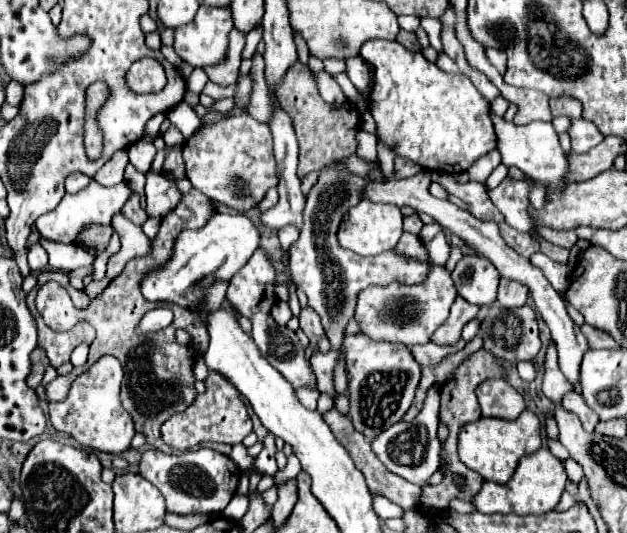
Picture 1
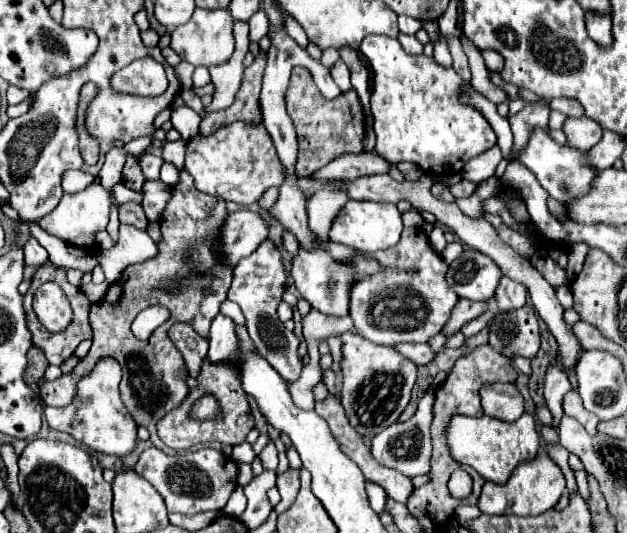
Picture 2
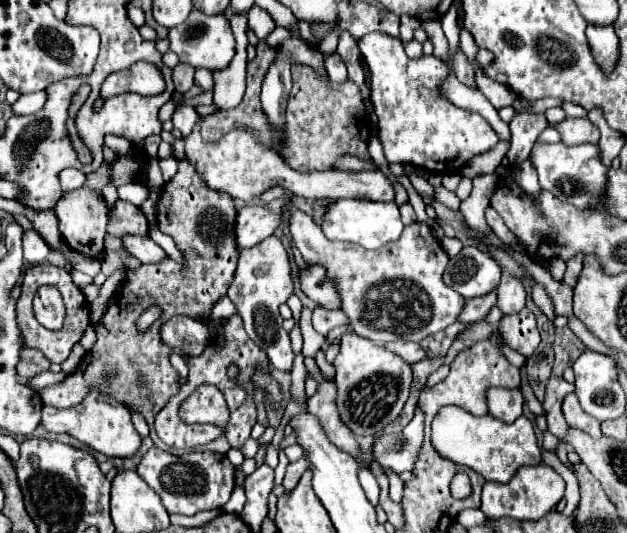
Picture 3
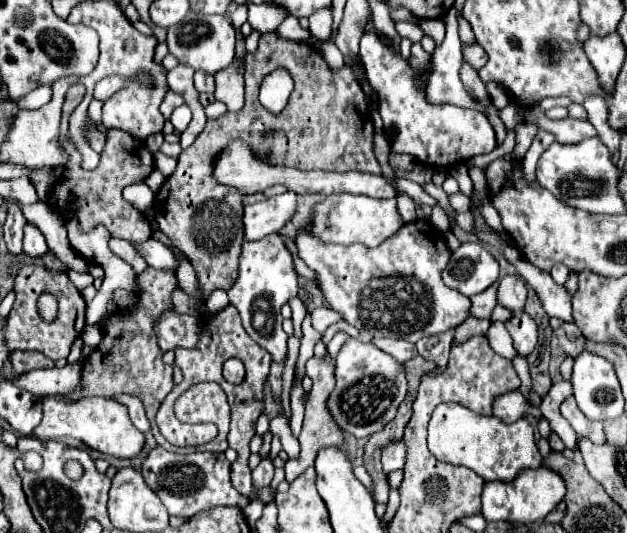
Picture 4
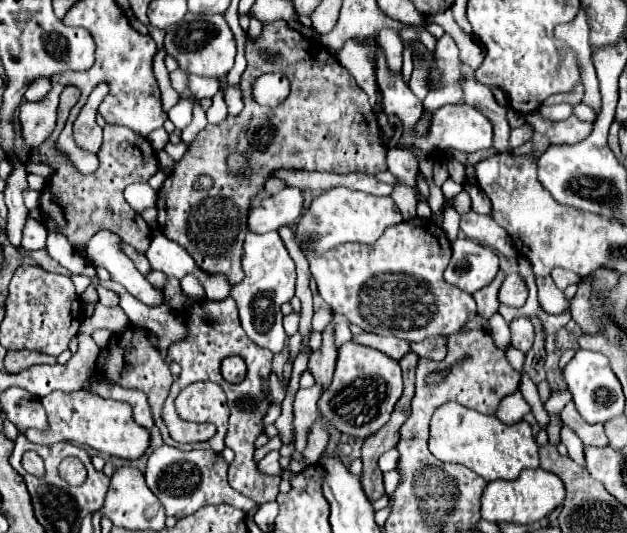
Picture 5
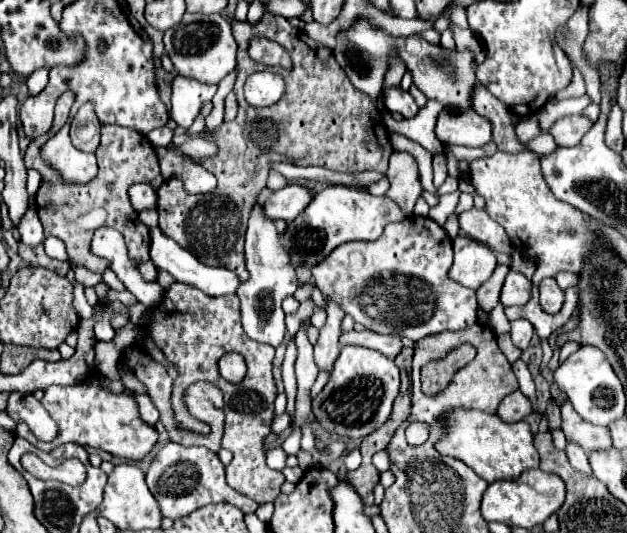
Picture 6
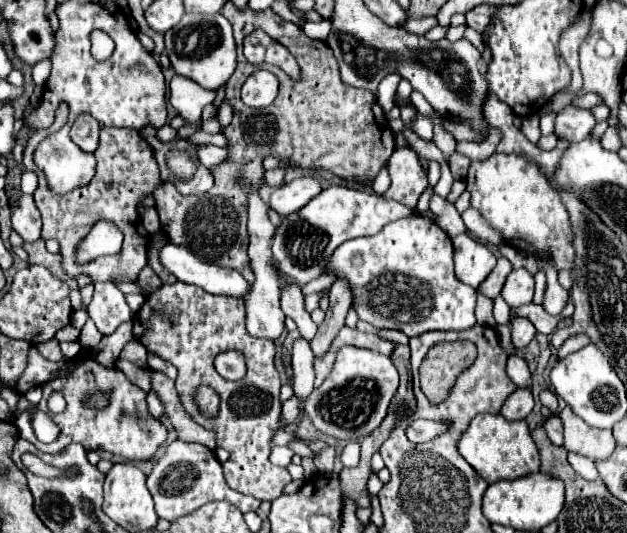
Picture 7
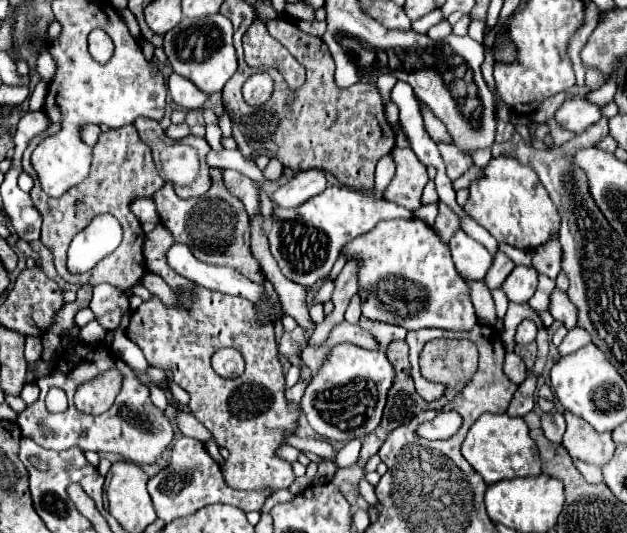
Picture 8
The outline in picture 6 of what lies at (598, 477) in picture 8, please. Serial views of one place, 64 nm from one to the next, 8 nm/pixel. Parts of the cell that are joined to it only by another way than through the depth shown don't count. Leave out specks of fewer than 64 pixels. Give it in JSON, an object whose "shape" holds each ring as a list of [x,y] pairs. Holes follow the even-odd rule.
{"shape":[[[568,444],[568,446],[566,446],[566,454],[568,454],[568,460],[570,460],[572,468],[576,468],[578,472],[584,472],[584,474],[588,474],[588,476],[592,474],[590,464],[588,464],[588,456],[584,454],[584,450],[582,450],[580,446]]]}

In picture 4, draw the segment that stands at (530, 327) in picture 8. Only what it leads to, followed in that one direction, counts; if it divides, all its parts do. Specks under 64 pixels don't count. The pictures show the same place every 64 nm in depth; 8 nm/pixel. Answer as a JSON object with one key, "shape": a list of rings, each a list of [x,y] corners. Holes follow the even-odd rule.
{"shape":[[[518,312],[506,322],[506,328],[508,328],[510,336],[514,338],[516,352],[522,356],[528,356],[534,350],[536,340],[538,340],[536,322],[526,312]]]}

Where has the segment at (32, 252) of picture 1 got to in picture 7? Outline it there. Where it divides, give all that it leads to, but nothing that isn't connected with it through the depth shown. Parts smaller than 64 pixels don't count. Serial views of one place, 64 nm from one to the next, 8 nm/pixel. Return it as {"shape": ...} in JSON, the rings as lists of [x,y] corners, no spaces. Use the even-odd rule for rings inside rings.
{"shape":[[[18,194],[16,208],[10,208],[10,214],[12,214],[12,228],[24,238],[24,242],[36,242],[40,238],[42,222],[32,196]]]}

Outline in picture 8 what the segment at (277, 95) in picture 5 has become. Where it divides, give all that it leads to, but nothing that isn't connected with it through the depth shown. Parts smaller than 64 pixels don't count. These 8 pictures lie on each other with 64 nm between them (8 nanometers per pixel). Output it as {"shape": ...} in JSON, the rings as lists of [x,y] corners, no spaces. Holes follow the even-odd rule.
{"shape":[[[254,74],[242,88],[244,100],[248,104],[264,104],[272,94],[272,78],[268,74]]]}

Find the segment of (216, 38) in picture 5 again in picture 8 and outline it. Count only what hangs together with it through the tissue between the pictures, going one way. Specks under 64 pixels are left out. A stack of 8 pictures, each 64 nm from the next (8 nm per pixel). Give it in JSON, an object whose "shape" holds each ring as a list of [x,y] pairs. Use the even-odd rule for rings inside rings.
{"shape":[[[222,14],[204,18],[182,18],[176,28],[164,34],[164,52],[172,70],[188,78],[206,94],[220,92],[236,72],[236,50],[232,44],[232,22]]]}

